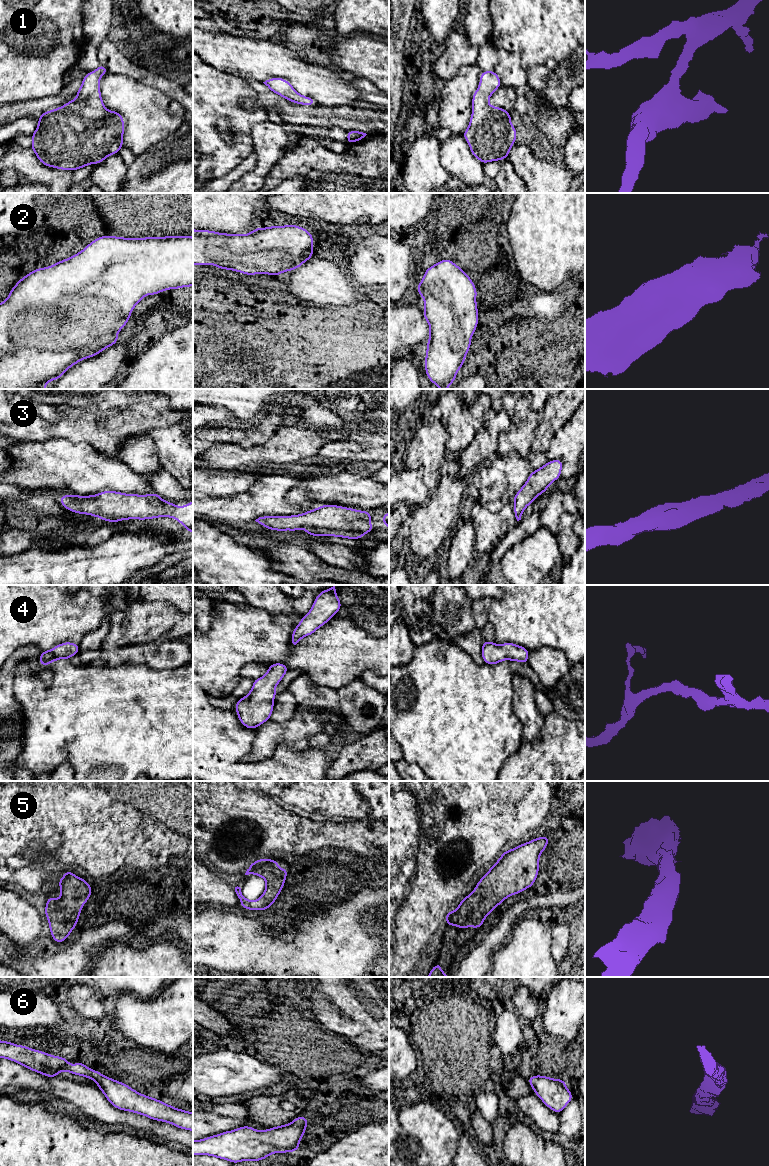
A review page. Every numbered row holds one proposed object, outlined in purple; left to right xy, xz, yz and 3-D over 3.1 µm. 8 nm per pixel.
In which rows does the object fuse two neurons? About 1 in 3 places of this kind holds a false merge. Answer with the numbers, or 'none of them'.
none of them

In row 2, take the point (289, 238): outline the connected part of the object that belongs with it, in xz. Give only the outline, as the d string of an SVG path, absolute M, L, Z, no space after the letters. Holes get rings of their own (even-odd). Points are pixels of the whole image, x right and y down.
M297 225L258 227L245 235L193 229L193 265L216 265L246 275L278 276L299 268L312 257L313 236Z

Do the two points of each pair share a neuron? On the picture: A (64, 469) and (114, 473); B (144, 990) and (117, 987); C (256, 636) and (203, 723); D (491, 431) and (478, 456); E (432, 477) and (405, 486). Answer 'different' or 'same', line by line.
A: same
B: same
C: different
D: same
E: same

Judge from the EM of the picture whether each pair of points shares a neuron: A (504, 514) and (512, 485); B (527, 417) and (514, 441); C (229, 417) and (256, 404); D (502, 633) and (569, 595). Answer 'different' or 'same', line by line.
A: different
B: same
C: same
D: same

